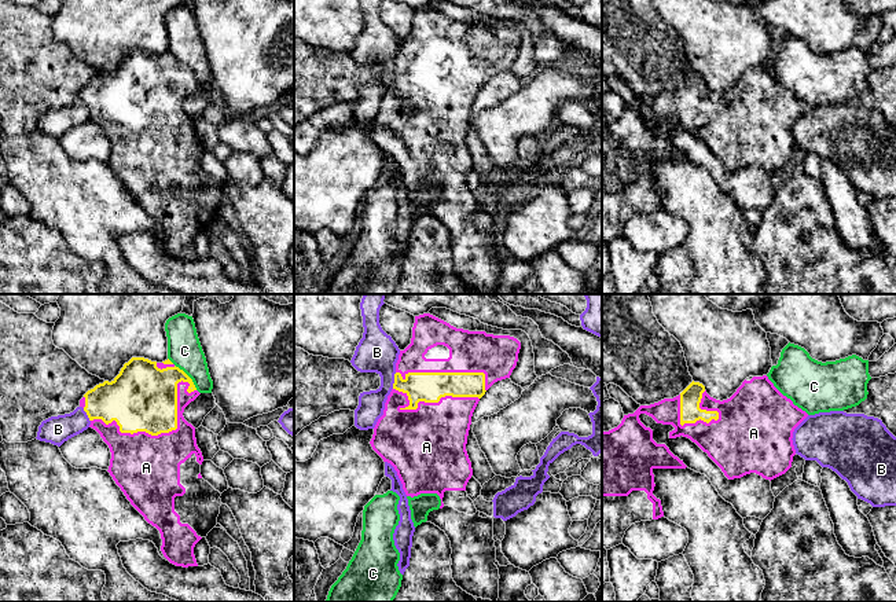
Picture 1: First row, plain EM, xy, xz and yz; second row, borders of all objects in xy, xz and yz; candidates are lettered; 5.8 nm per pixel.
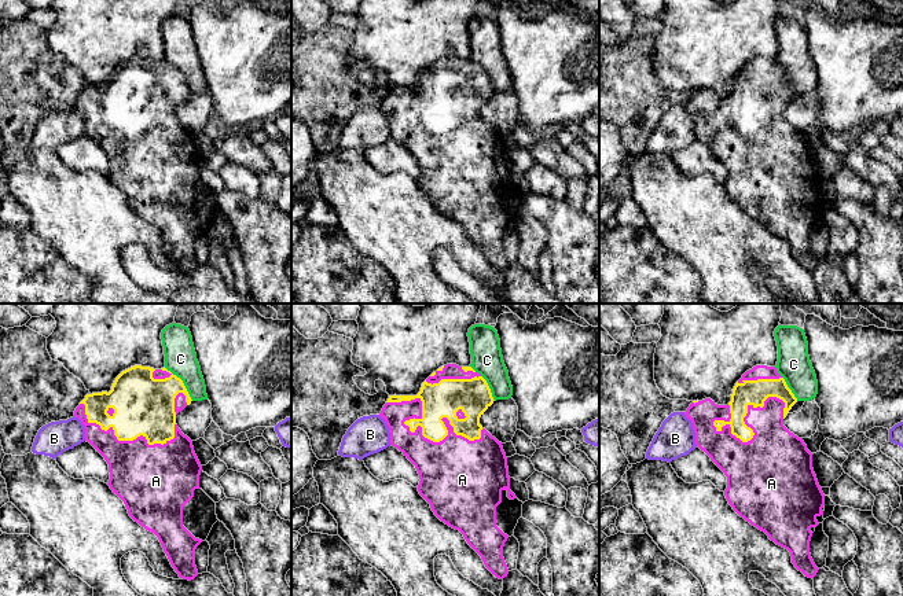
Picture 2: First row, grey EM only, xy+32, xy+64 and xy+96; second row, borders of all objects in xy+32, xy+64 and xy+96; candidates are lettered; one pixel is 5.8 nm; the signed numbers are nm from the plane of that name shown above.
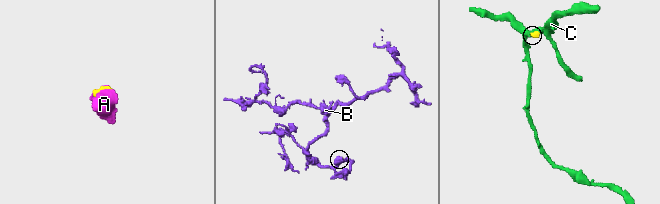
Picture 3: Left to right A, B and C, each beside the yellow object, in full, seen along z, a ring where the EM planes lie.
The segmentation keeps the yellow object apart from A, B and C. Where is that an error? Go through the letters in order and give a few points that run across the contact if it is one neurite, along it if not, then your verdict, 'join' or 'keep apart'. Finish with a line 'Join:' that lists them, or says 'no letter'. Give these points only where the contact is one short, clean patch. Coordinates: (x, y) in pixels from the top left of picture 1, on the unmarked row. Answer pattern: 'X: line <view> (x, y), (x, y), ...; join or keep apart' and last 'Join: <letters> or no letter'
A: join
B: line xz (396, 65), (392, 80); keep apart
C: line xy (168, 50), (191, 72), (197, 81); keep apart
Join: A

